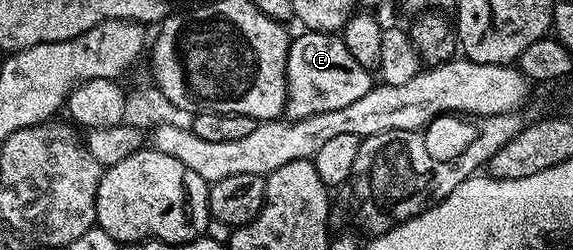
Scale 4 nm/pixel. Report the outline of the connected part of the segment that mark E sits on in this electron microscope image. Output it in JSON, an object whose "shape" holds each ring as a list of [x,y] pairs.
{"shape":[[[302,30],[299,33],[299,36],[295,35],[291,39],[288,50],[285,119],[299,120],[308,118],[312,114],[324,114],[324,110],[340,110],[344,106],[350,105],[351,102],[356,102],[356,98],[364,98],[364,94],[368,94],[368,90],[374,87],[376,80],[371,69],[360,66],[360,62],[356,62],[356,58],[352,58],[341,35],[309,30]]]}

